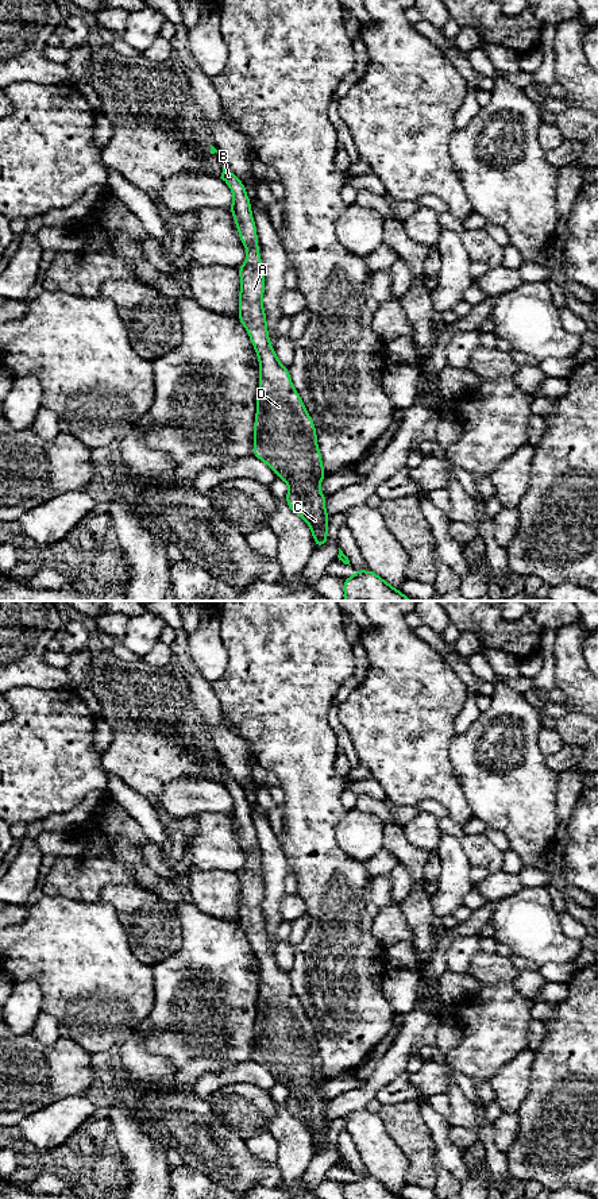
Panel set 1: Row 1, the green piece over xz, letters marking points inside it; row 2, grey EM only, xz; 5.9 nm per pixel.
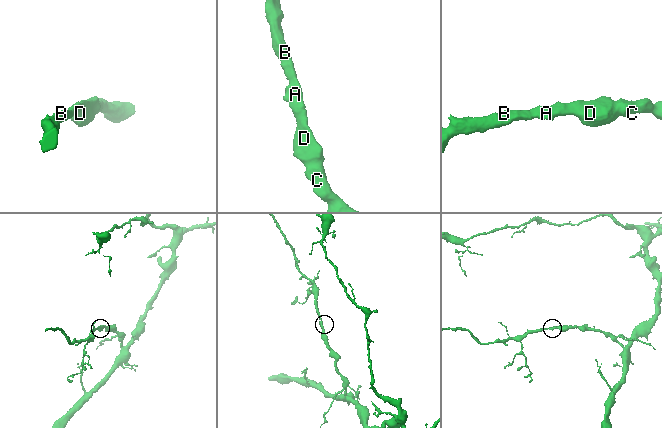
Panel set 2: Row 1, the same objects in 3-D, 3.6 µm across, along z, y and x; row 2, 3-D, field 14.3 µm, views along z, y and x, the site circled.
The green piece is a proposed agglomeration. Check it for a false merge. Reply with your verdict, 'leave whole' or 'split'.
leave whole

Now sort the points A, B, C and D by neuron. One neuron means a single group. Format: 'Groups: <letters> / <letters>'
Groups: A B C D

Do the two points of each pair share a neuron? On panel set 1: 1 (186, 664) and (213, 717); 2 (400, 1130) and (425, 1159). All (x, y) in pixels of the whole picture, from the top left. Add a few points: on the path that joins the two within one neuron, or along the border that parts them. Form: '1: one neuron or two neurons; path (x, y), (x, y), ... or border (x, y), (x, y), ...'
1: one neuron; path (195, 678), (207, 704)
2: one neuron; path (406, 1137), (420, 1152)

